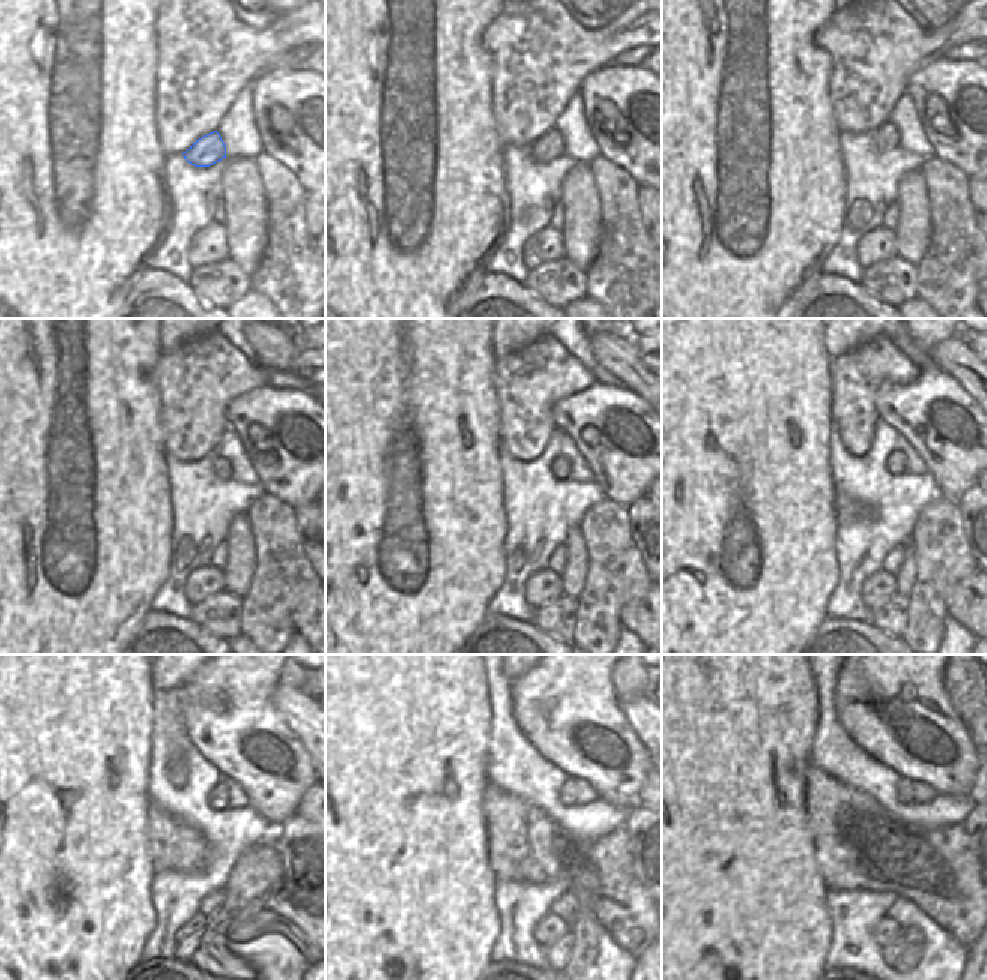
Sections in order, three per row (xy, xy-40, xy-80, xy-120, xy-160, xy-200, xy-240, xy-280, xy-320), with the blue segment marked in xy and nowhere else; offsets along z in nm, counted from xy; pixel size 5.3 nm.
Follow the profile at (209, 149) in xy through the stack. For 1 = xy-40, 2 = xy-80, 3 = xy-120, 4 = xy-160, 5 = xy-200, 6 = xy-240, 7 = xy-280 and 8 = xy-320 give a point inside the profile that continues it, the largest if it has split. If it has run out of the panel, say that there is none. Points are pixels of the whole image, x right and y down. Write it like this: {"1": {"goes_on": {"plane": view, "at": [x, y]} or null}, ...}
{"1": {"goes_on": {"plane": "xy-40", "at": [551, 144]}}, "2": {"goes_on": {"plane": "xy-80", "at": [888, 137]}}, "3": {"goes_on": {"plane": "xy-120", "at": [222, 468]}}, "4": {"goes_on": {"plane": "xy-160", "at": [560, 465]}}, "5": {"goes_on": {"plane": "xy-200", "at": [896, 464]}}, "6": {"goes_on": {"plane": "xy-240", "at": [221, 797]}}, "7": {"goes_on": {"plane": "xy-280", "at": [567, 794]}}, "8": {"goes_on": {"plane": "xy-320", "at": [905, 790]}}}

